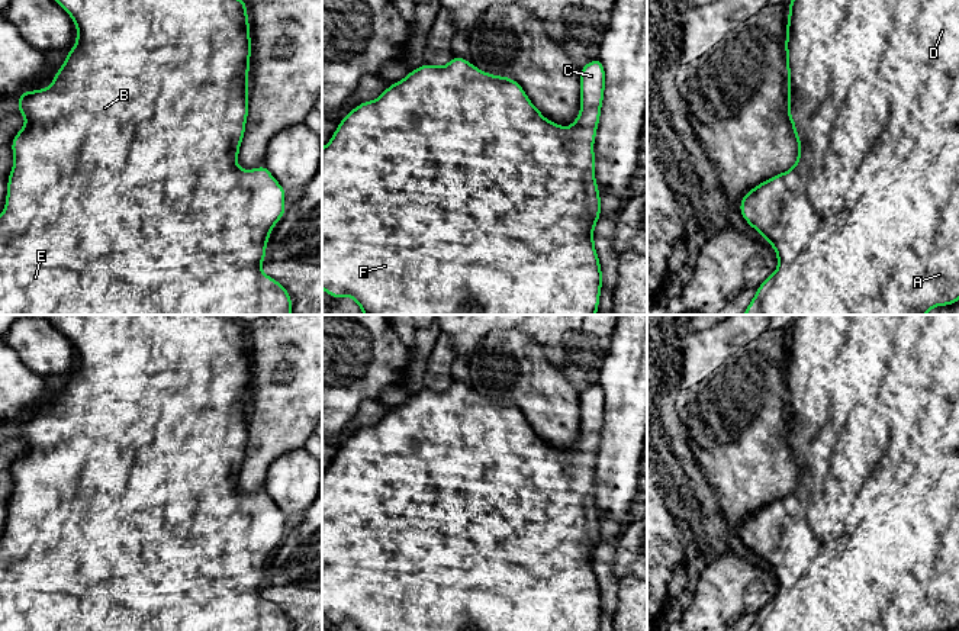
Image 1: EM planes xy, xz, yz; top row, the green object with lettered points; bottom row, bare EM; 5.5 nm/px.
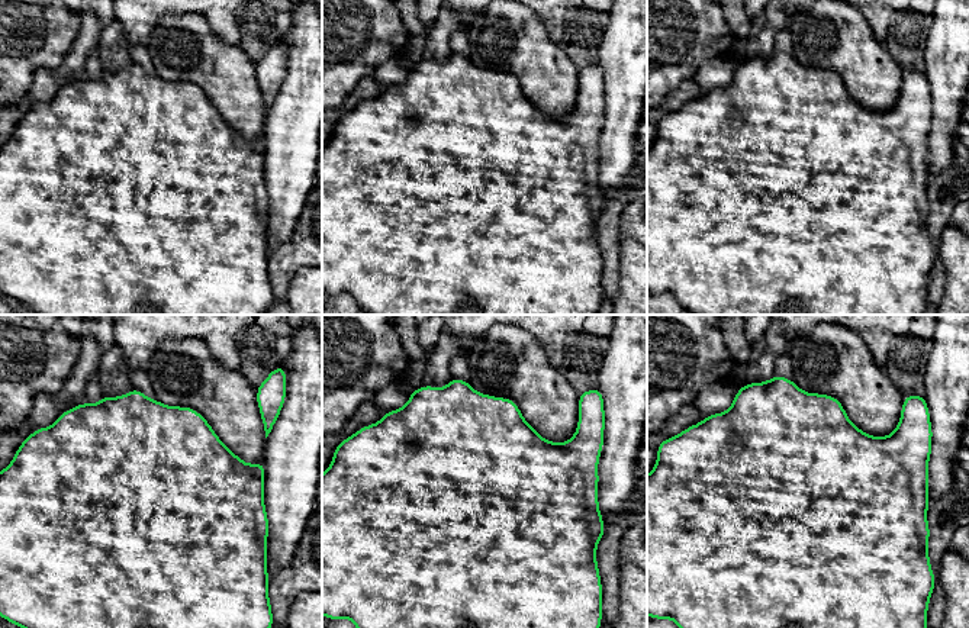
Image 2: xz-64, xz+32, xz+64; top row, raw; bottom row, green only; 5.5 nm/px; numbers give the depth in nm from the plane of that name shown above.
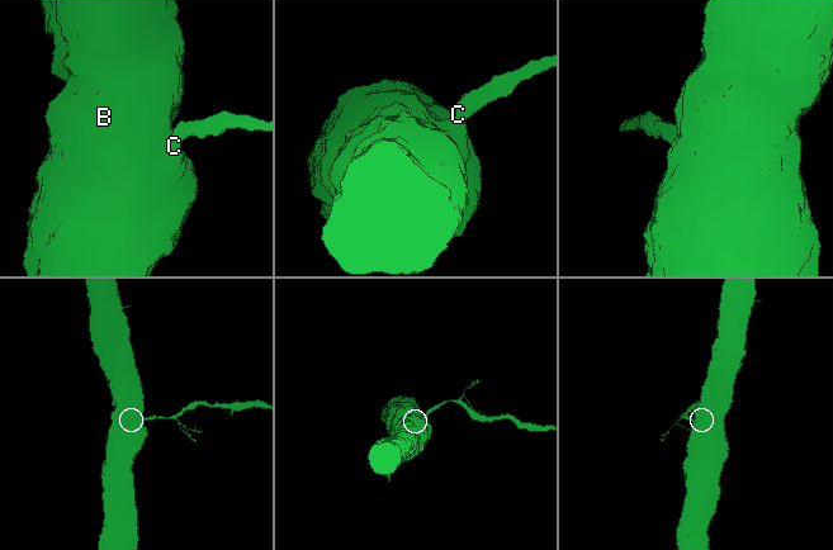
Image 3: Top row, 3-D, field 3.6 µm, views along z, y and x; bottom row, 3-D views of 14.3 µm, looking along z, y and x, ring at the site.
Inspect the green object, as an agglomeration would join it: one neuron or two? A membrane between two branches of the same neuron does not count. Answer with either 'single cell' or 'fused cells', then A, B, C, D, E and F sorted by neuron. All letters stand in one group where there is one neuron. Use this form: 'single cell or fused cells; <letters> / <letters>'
single cell; A B C D E F

